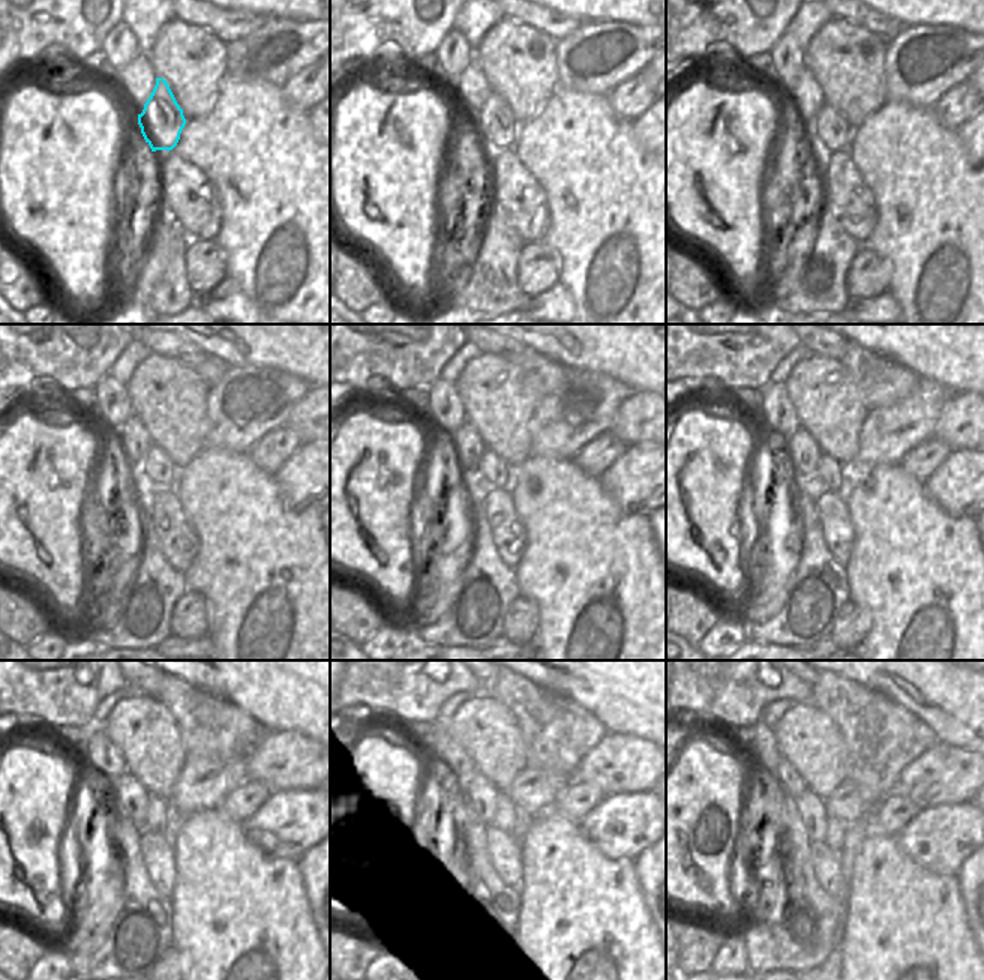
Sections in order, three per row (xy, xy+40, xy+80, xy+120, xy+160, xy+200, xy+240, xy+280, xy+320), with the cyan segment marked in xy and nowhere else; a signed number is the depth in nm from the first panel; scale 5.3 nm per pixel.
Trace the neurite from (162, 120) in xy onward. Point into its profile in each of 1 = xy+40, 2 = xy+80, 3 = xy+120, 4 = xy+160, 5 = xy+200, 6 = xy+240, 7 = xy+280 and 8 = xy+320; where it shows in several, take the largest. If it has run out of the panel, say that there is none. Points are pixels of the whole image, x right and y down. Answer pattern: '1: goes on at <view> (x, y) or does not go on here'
1: goes on at xy+40 (497, 128)
2: goes on at xy+80 (831, 129)
3: goes on at xy+120 (159, 470)
4: goes on at xy+160 (492, 468)
5: goes on at xy+200 (828, 468)
6: goes on at xy+240 (156, 820)
7: goes on at xy+280 (504, 817)
8: goes on at xy+320 (834, 832)

